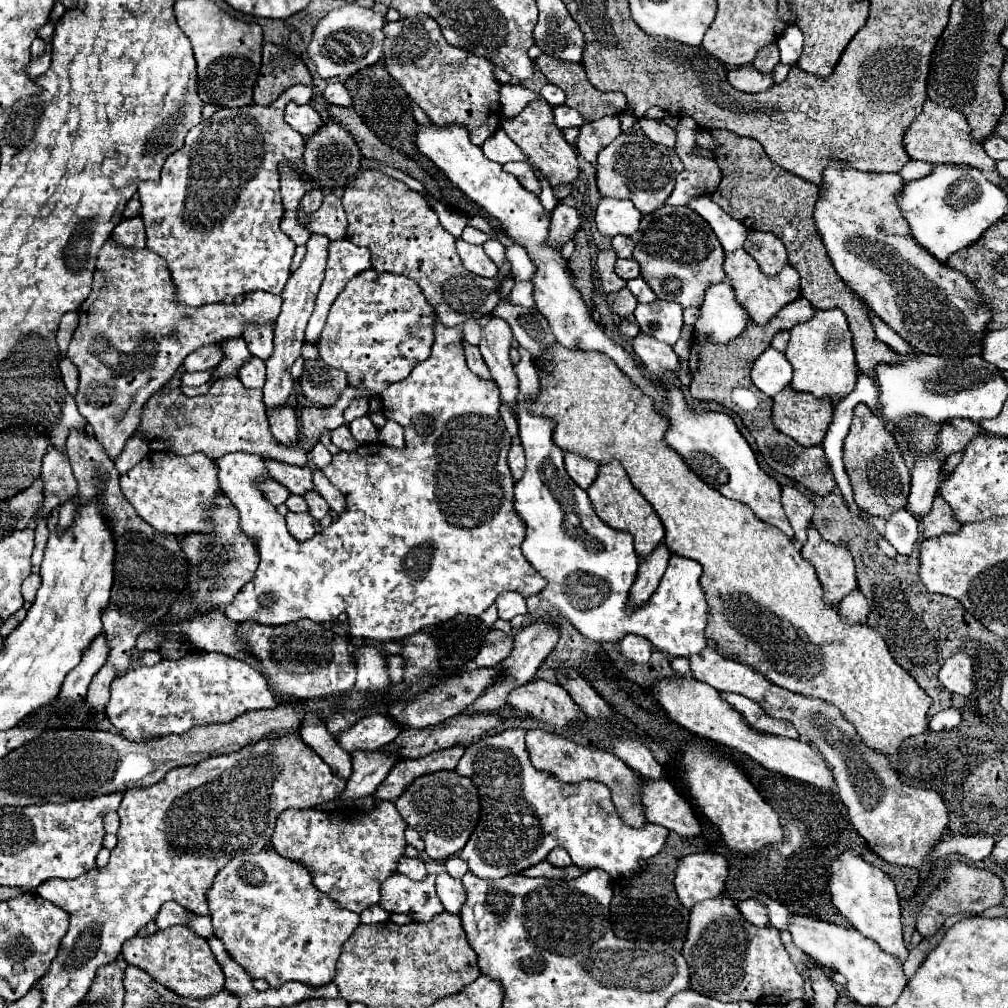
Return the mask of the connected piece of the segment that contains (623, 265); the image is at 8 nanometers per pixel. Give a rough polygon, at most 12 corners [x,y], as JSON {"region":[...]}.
{"region":[[633,258],[615,264],[615,272],[623,280],[639,276],[639,264]]}

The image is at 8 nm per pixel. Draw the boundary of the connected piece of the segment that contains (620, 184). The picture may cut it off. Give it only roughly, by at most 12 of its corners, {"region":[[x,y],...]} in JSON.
{"region":[[619,134],[599,152],[601,196],[661,208],[683,170],[673,148]]}

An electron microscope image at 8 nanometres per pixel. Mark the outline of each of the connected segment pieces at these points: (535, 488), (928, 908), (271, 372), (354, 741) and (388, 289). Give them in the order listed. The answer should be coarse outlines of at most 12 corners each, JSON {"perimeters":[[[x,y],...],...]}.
{"perimeters":[[[519,348],[515,416],[527,470],[523,556],[585,638],[707,646],[701,564],[671,556],[627,610],[639,556],[563,468],[555,422]],[[951,862],[923,902],[917,932],[929,938],[953,914],[981,914],[1003,900],[989,870]],[[311,234],[281,292],[263,402],[285,404],[291,366],[325,276],[329,242]],[[371,714],[339,734],[347,752],[377,750],[403,728]],[[373,268],[329,310],[319,356],[367,402],[429,358],[435,308]]]}

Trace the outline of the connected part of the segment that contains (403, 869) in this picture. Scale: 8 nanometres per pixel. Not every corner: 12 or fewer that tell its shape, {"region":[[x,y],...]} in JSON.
{"region":[[403,856],[399,874],[423,880],[427,870],[419,858]]}

